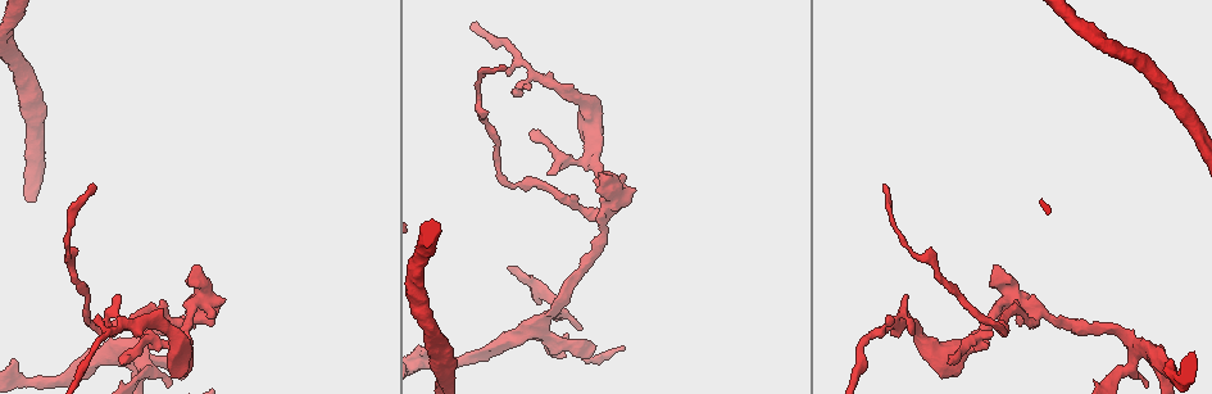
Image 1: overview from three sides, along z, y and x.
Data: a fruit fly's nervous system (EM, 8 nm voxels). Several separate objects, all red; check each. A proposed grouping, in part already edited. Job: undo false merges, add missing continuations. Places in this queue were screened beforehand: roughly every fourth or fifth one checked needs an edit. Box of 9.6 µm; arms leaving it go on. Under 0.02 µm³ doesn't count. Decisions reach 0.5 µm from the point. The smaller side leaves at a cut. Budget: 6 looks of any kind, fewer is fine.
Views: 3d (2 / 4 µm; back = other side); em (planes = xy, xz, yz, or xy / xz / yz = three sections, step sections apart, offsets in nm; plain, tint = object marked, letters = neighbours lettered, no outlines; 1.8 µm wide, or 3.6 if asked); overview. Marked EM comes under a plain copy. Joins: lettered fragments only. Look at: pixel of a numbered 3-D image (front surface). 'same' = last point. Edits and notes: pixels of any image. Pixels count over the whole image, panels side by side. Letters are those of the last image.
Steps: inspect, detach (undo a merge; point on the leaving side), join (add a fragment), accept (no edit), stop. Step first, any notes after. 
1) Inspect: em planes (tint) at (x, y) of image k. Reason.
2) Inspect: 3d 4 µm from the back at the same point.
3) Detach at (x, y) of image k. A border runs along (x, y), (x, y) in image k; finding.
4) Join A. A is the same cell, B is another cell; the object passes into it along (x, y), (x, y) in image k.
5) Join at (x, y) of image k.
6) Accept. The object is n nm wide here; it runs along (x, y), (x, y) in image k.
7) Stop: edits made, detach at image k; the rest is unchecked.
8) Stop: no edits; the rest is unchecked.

Inspect: 3d 2 µm at (1132, 346) of image 1.

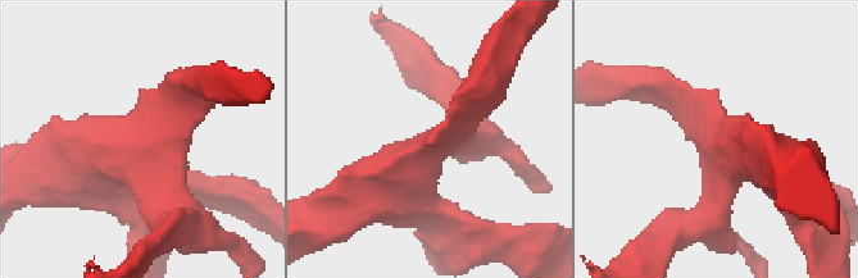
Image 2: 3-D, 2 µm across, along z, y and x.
Inspect: em planes (letters) at (165, 142) of image 2. Need the tissue.

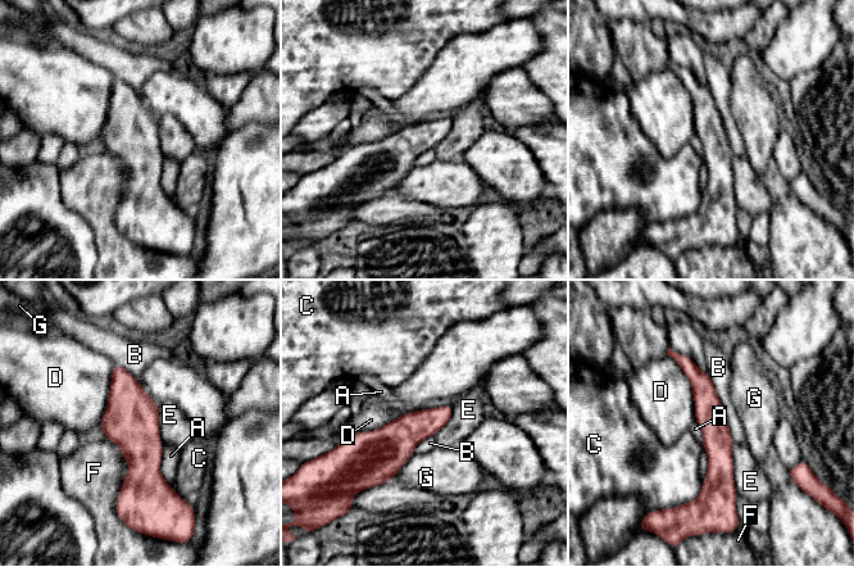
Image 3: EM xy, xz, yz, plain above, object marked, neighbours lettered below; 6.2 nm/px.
Accept. The object is 190 nm wide here; A, B, C, D, E, F and G are other cells; a border runs along (452, 407), (421, 408), (405, 413) in image 3; one neuron here.

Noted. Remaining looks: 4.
Inspect: 3d 4 µm at (14, 379) of image 1. Abrupt turn.

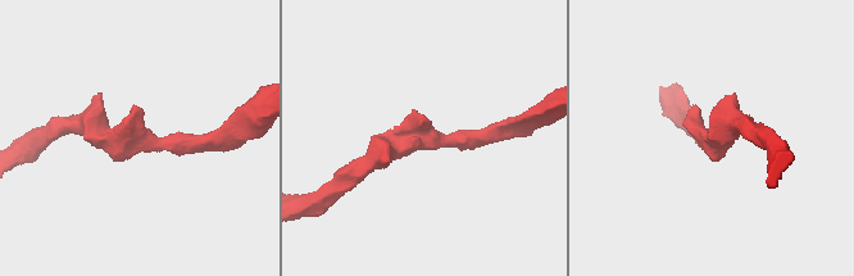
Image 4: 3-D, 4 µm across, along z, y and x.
Inspect: em planes (letters) at (131, 140) of image 4.

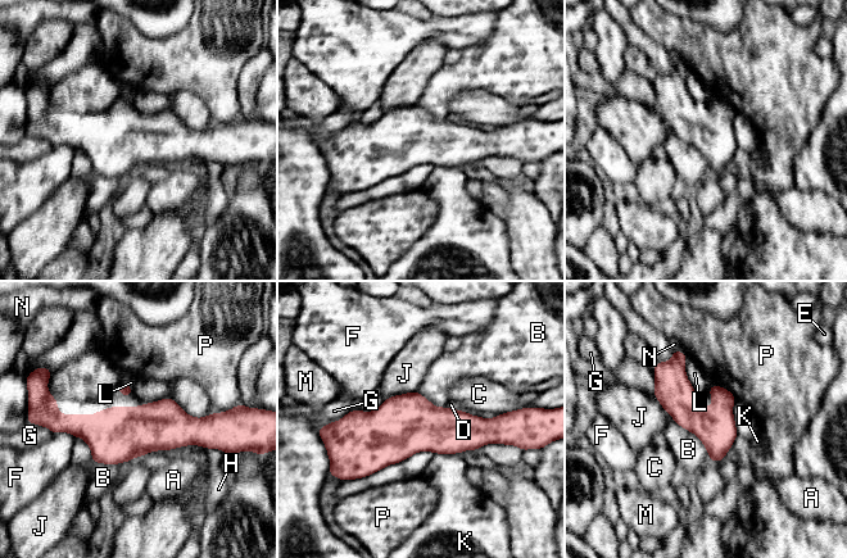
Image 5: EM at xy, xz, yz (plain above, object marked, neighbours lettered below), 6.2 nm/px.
Accept. The object is 260 nm wide here; A, B, C, D, E, F, G, H, J, K, L, M, N and P are other cells; a border runs along (667, 412), (700, 440), (710, 458) in image 5; continuous, no second neuron.

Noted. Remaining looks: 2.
Inspect: em xz step 16 (letters) at (992, 333) of image 1. An open end.

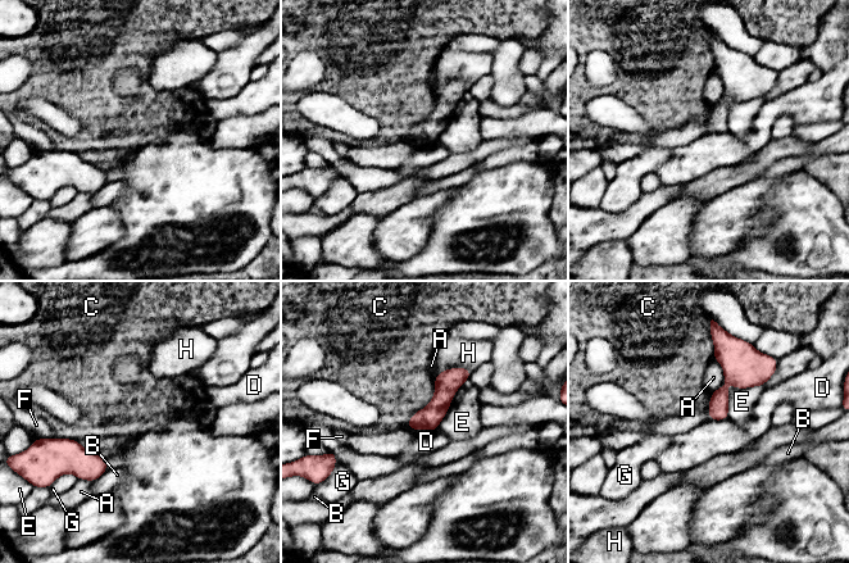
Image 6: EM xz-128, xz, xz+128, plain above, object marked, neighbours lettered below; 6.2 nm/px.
Inspect: em xy step 8 (letters) at the same point. Cut it another way.

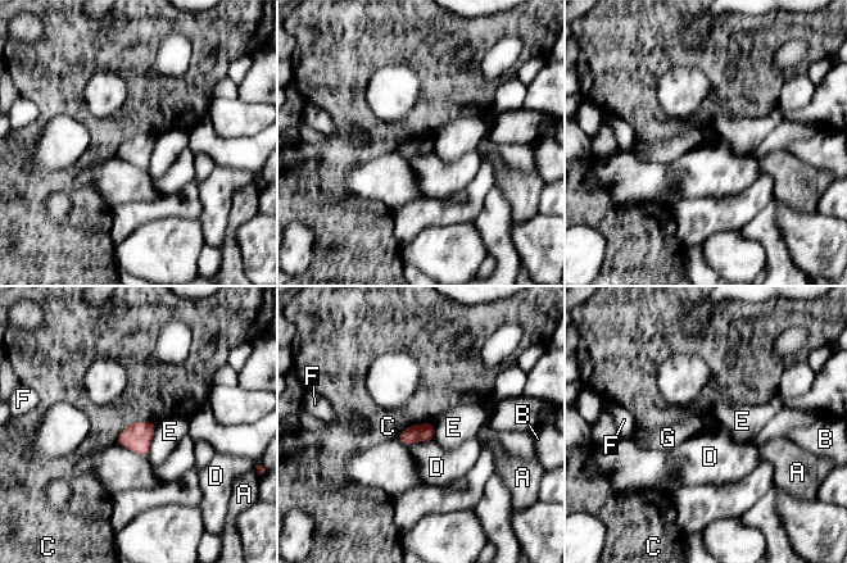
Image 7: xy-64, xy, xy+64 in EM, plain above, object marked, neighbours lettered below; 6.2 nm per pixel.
Accept. A, B, C, D, E, F and G are other cells; no lettered fragment goes on from it.

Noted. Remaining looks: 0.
Stop: no edits; the rest is unchecked.

